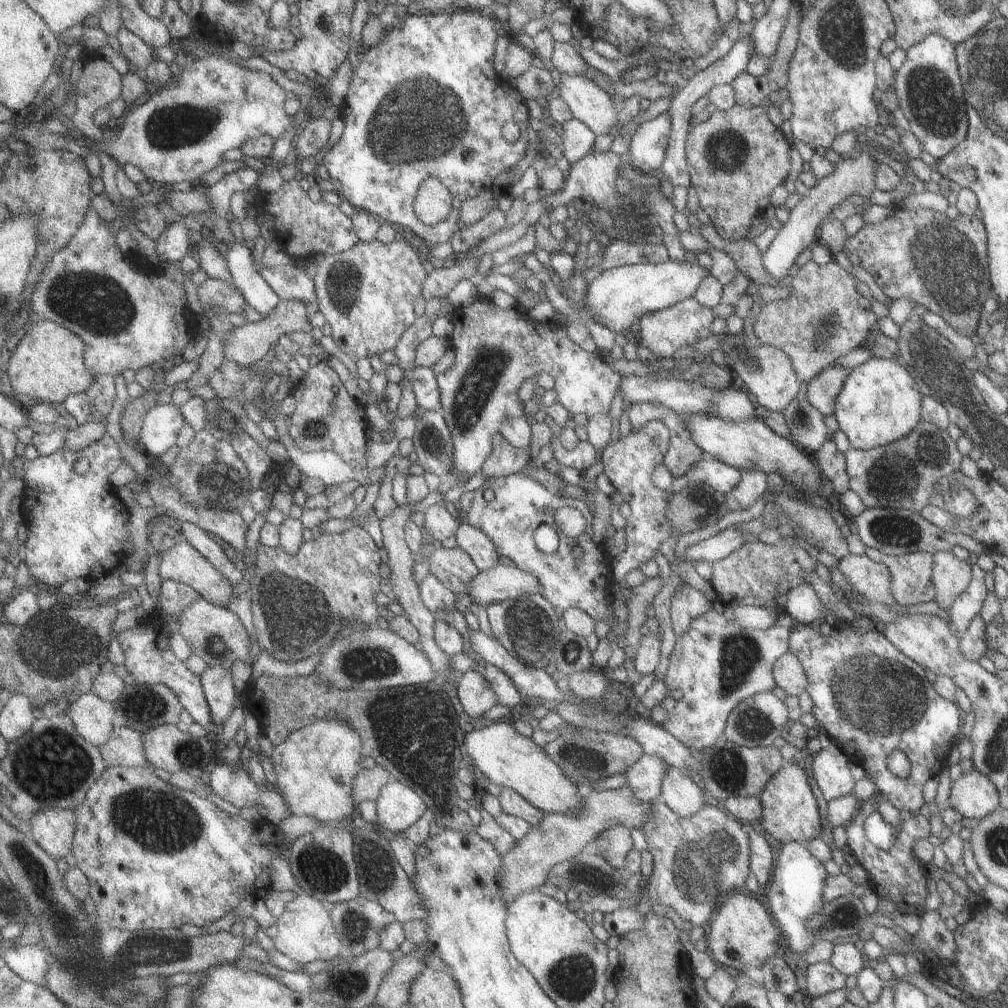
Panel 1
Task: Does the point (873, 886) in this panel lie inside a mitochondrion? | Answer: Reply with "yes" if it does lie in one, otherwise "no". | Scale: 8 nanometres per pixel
no

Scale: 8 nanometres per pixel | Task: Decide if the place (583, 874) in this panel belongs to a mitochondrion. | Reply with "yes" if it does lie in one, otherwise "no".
no

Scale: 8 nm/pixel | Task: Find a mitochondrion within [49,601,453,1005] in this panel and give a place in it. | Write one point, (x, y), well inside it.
(160, 821)

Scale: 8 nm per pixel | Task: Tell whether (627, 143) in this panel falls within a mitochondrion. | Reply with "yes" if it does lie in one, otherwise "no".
no

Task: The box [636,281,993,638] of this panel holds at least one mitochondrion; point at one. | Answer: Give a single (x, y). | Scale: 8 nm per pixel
(896, 473)

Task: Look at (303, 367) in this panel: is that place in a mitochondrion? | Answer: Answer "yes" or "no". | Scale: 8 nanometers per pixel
no

